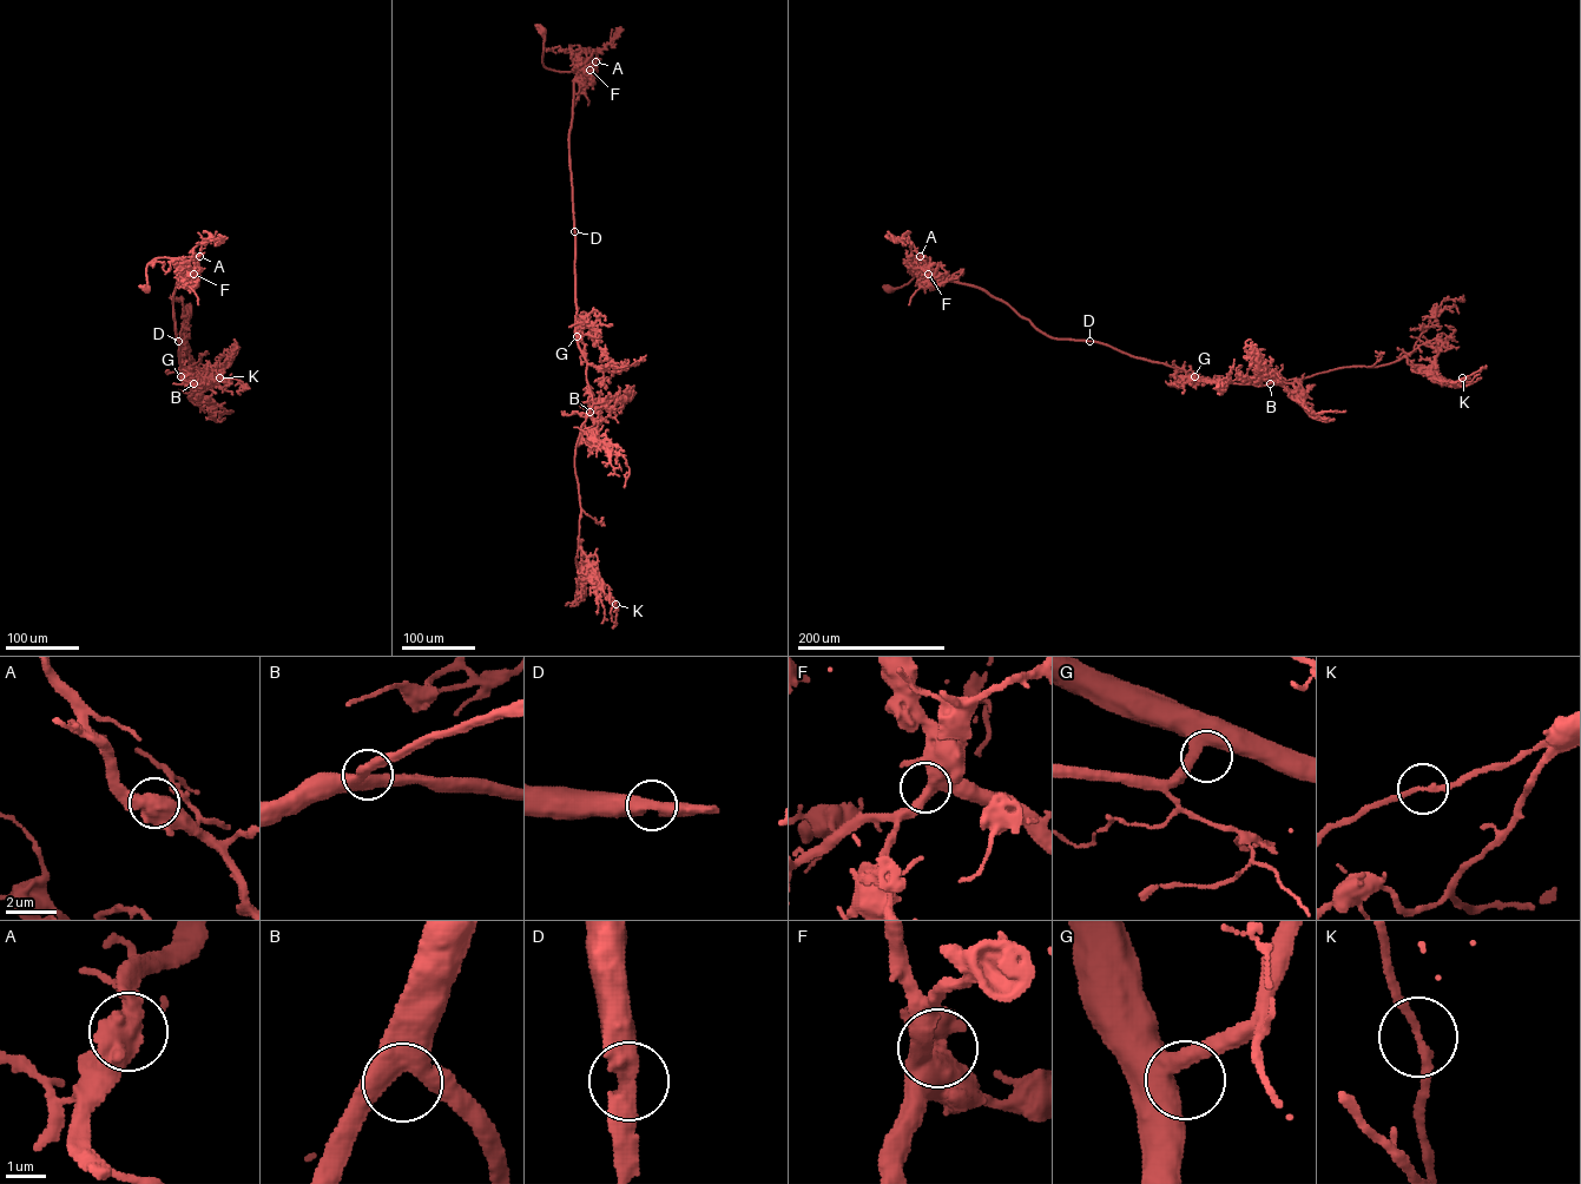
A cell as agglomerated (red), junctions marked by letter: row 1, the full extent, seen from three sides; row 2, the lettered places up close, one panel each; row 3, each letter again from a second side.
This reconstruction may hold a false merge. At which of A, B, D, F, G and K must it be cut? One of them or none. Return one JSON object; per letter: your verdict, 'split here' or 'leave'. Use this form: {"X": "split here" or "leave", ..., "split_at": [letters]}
{"A": "leave", "B": "leave", "D": "leave", "F": "leave", "G": "leave", "K": "leave", "split_at": []}

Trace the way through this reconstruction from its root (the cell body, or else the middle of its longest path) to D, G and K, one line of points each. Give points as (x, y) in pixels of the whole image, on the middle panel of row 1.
D: (545, 30), (542, 65), (560, 72), (580, 72), (574, 83), (568, 136), (574, 231)
G: (545, 30), (542, 65), (560, 72), (580, 72), (574, 83), (568, 136), (577, 336)
K: (545, 30), (542, 65), (580, 72), (568, 136), (575, 335), (593, 405), (574, 455), (578, 545), (616, 604)

